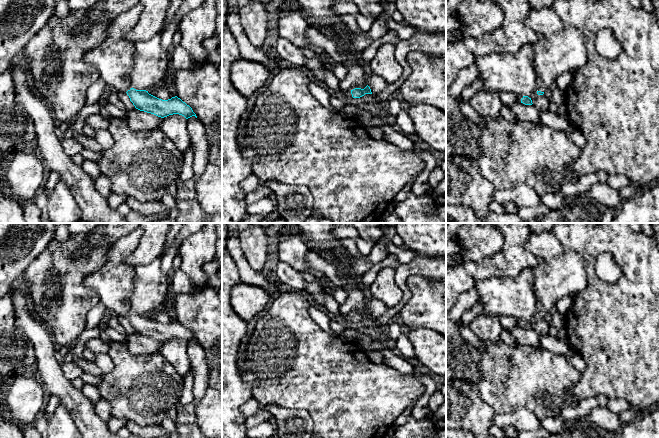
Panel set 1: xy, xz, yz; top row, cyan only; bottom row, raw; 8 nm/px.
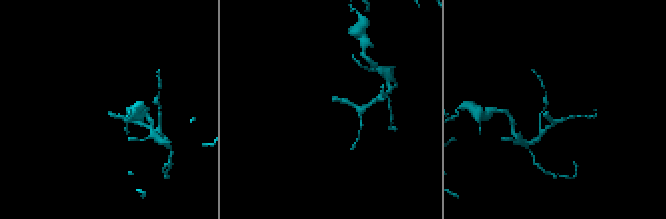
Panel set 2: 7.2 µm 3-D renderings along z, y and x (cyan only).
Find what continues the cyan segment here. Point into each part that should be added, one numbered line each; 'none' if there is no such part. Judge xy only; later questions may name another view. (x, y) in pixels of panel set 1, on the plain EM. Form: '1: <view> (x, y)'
1: xy (114, 282)

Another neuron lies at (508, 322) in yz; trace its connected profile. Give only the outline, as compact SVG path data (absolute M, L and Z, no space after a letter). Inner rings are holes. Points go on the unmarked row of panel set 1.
M501 316L500 323L502 325L502 328L507 329L507 330L510 330L514 327L519 326L517 322L517 318L512 317L512 316Z

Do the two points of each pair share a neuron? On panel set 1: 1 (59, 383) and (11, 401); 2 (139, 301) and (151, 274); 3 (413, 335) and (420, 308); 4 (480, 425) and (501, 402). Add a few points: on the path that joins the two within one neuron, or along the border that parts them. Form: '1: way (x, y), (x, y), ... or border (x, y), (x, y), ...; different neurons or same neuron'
1: border (37, 376), (47, 395); different neurons
2: way (146, 294), (149, 291), (150, 281); same neuron
3: border (411, 328), (431, 328), (435, 331); different neurons
4: border (478, 392), (478, 395), (496, 413); different neurons

